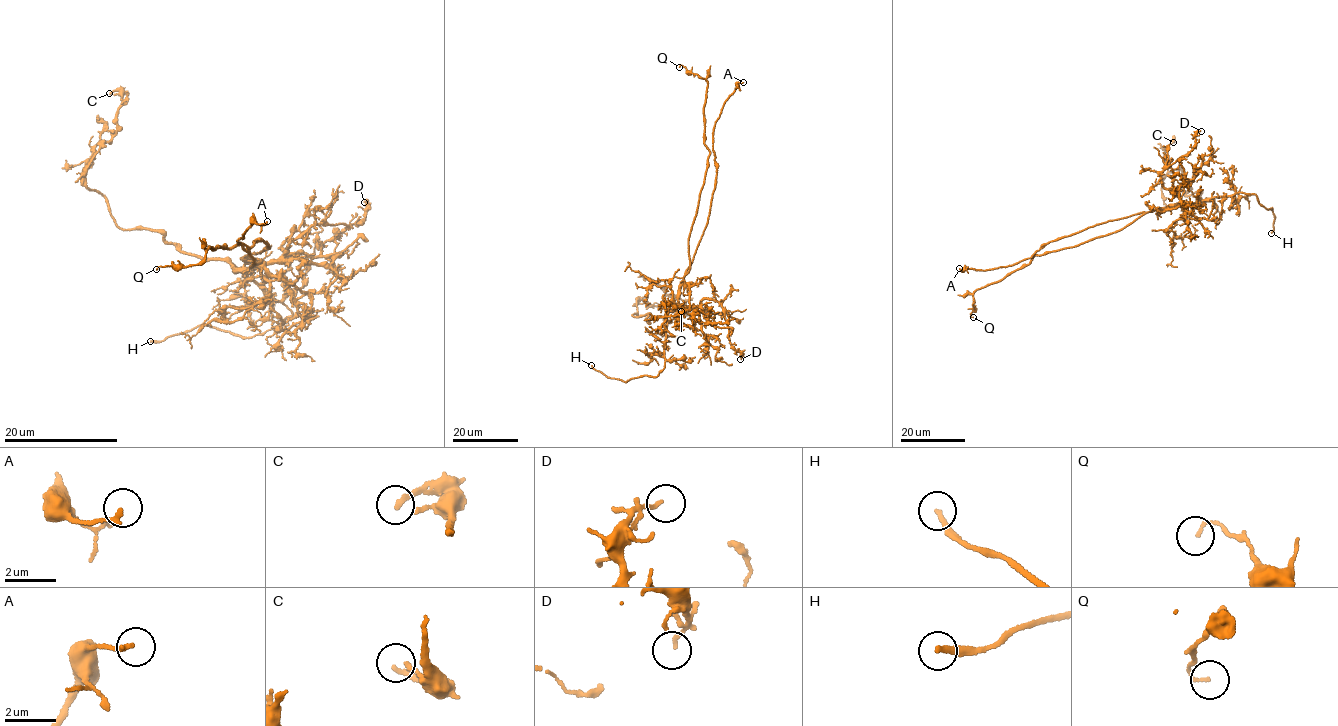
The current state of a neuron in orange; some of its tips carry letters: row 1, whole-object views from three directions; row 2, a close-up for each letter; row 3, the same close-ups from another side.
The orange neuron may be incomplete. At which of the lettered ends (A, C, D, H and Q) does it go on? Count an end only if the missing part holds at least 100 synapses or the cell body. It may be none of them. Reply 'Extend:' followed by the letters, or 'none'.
Extend: H

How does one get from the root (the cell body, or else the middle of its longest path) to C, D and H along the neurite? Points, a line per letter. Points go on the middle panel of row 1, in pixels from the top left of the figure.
C: (682, 281), (665, 318), (632, 315), (638, 300), (659, 306), (666, 295), (685, 301), (681, 311)
D: (682, 281), (678, 304), (693, 308), (709, 298), (720, 304), (731, 344), (741, 354), (740, 359)
H: (682, 281), (678, 303), (667, 312), (664, 368), (656, 376), (622, 381), (607, 377), (591, 365)

